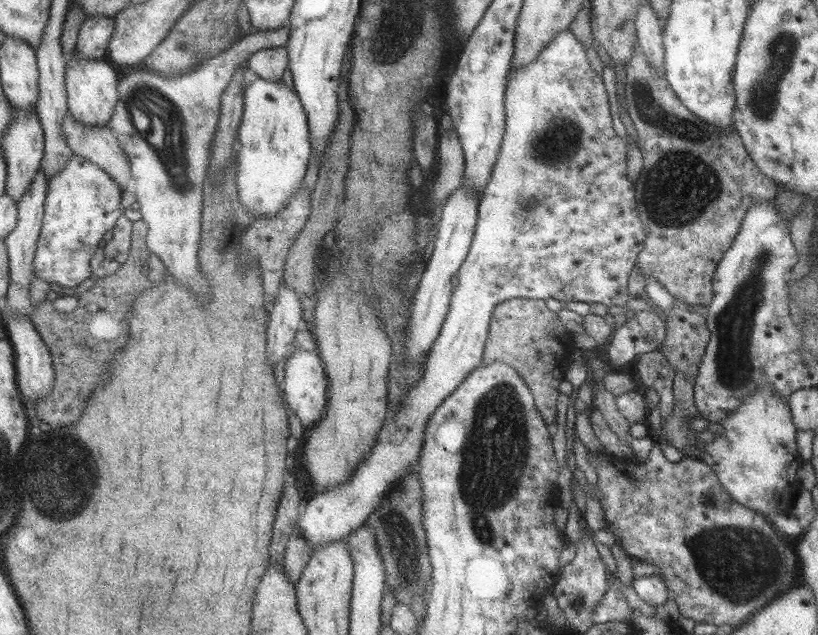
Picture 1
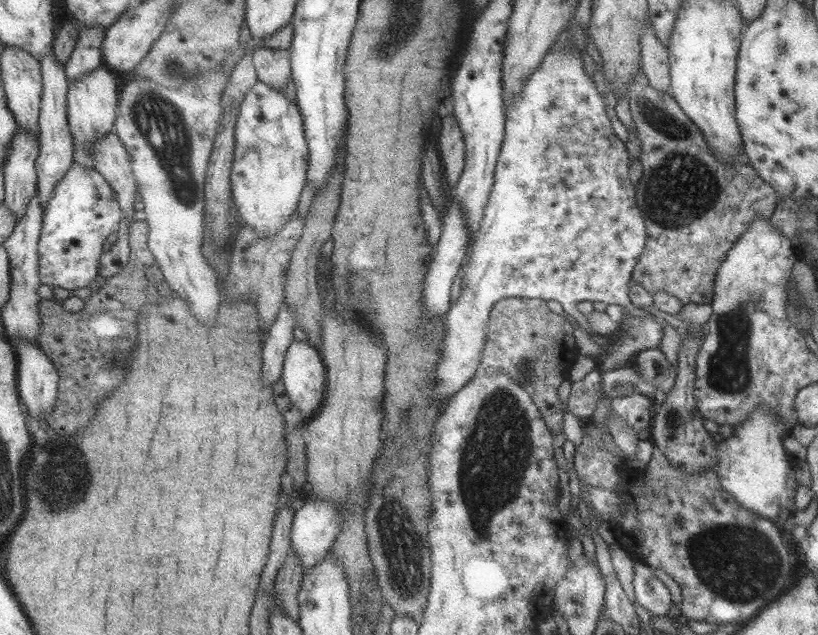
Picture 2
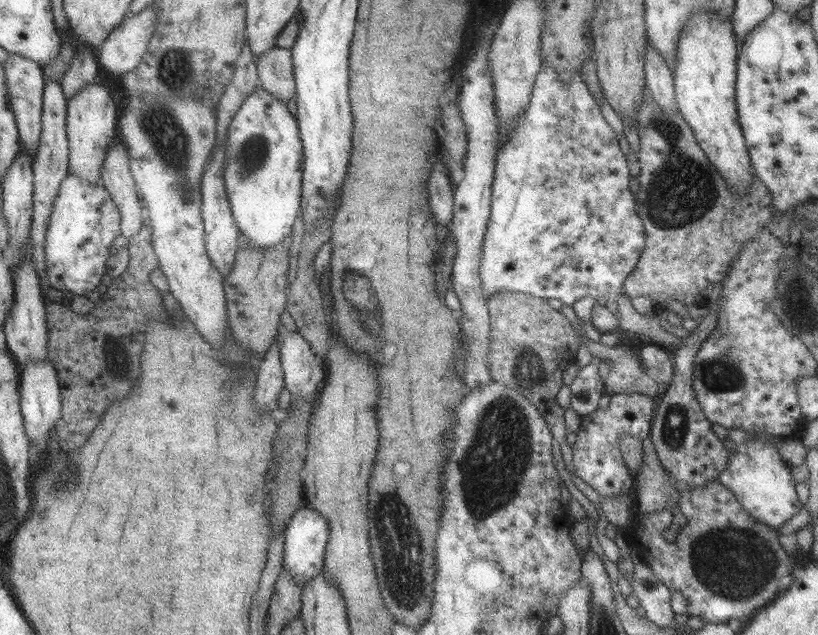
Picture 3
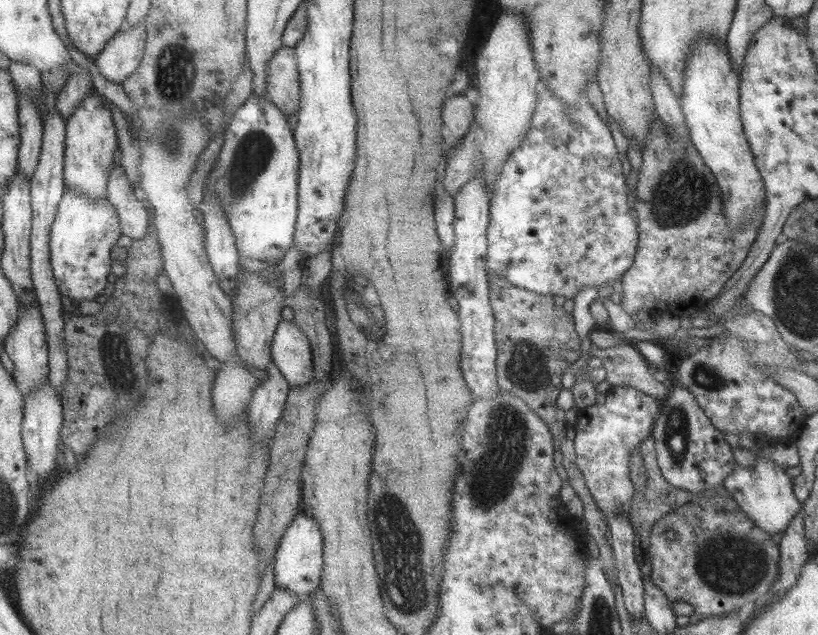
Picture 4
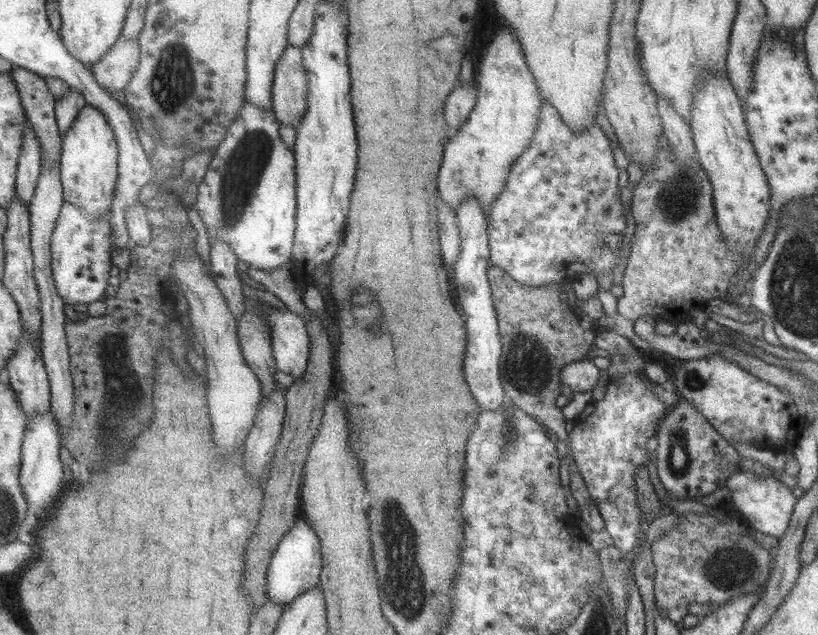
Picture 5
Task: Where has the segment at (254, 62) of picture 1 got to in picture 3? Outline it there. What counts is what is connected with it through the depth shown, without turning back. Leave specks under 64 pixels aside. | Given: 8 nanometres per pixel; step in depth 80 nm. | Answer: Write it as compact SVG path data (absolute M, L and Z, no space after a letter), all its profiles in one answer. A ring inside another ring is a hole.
M277 48L261 53L255 60L259 86L273 98L287 104L296 95L291 50Z

